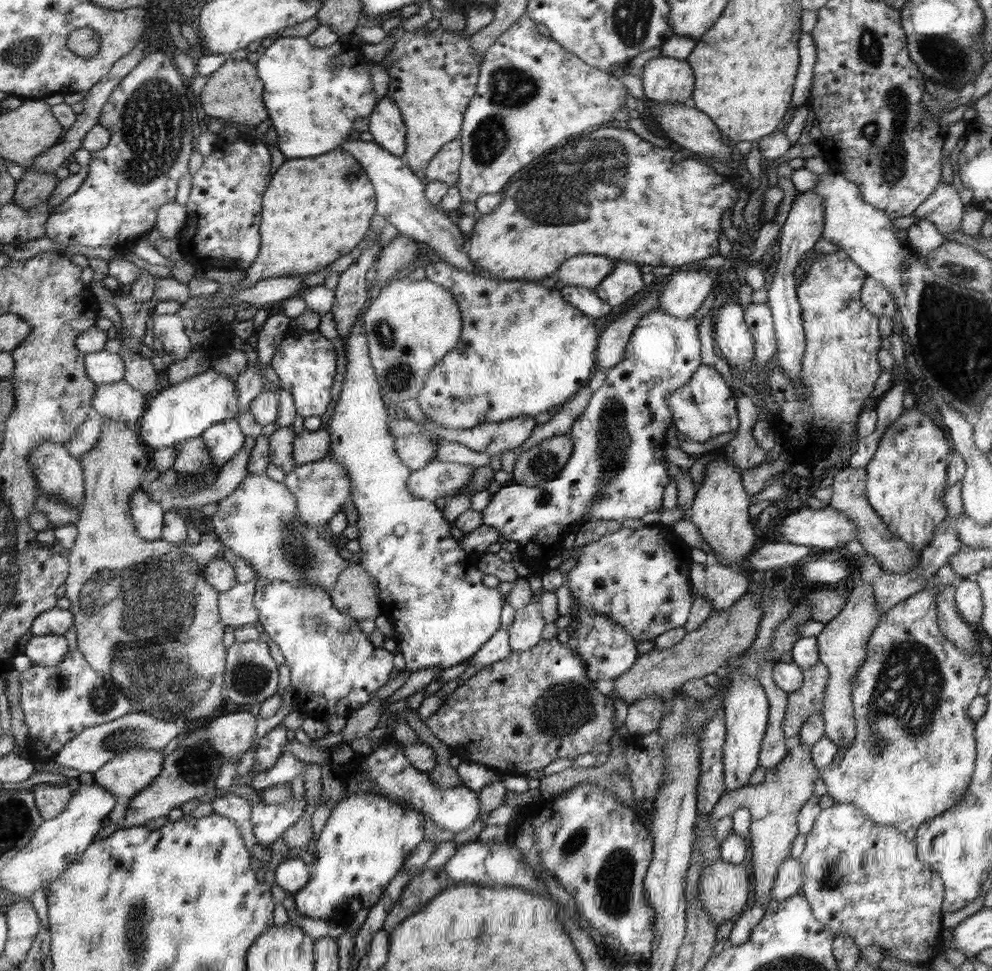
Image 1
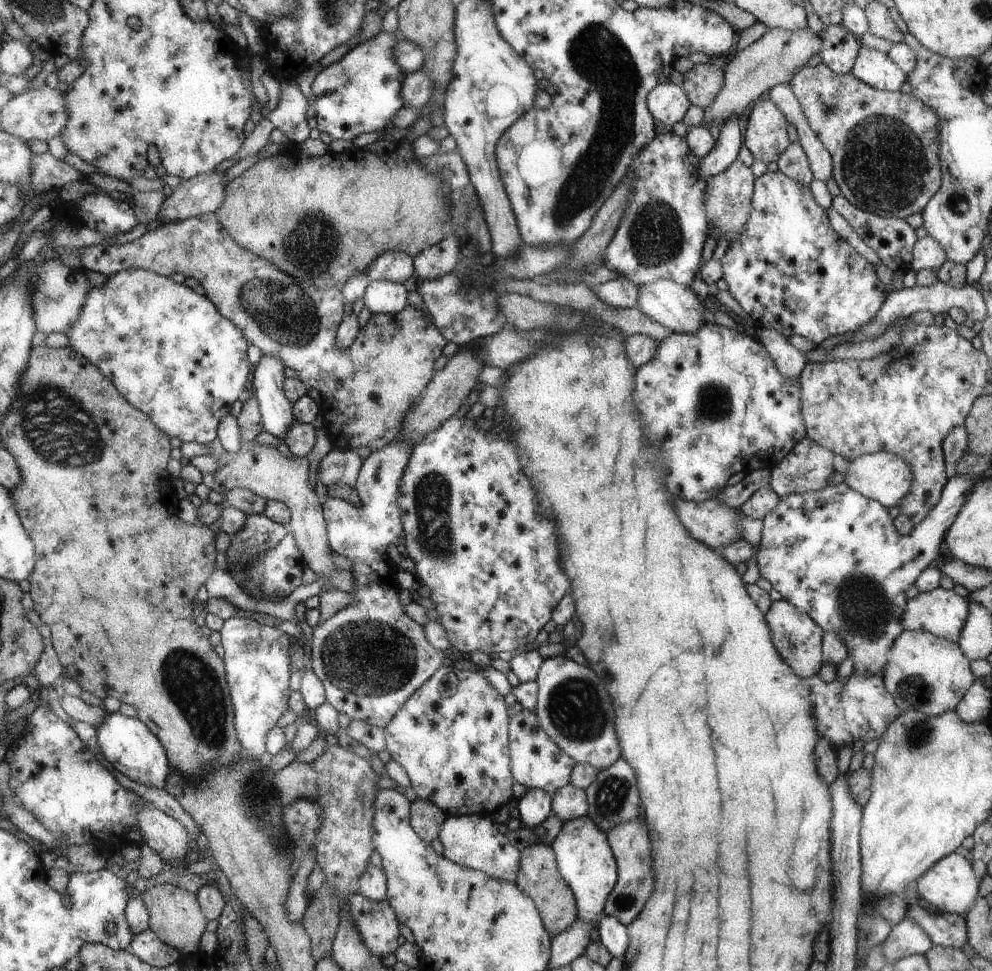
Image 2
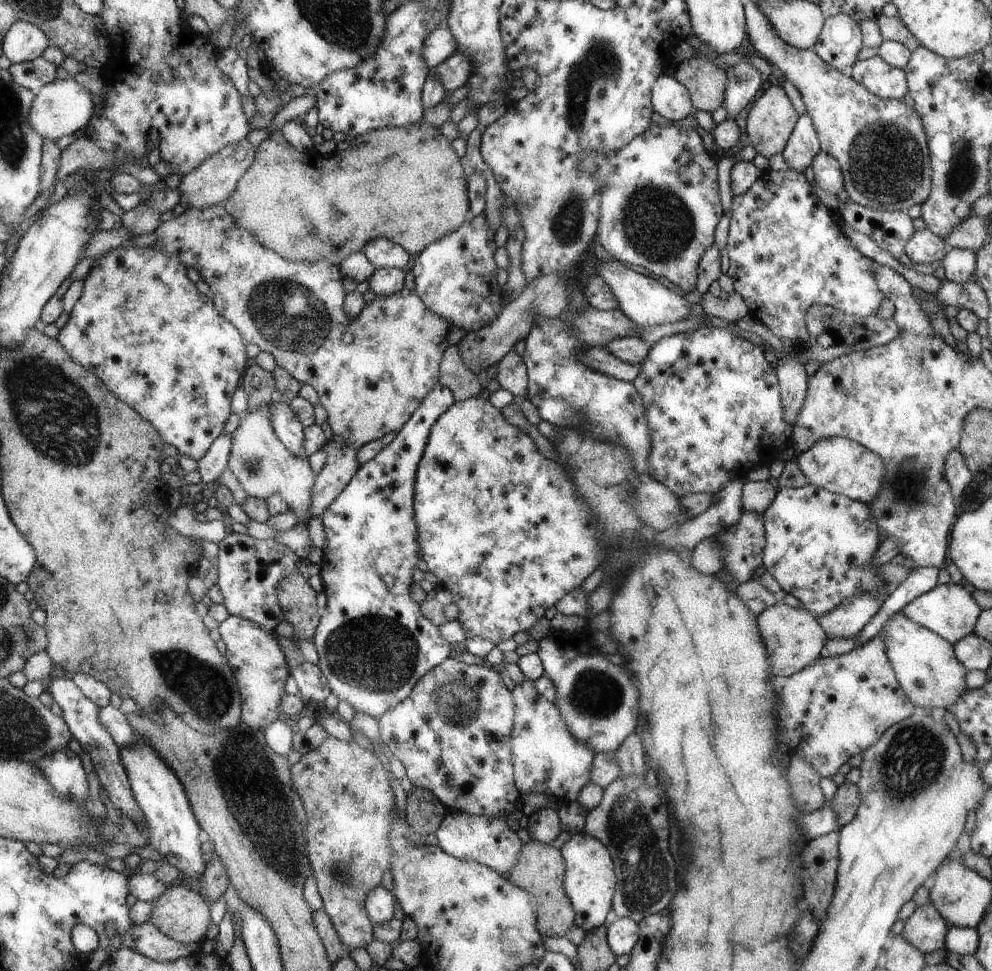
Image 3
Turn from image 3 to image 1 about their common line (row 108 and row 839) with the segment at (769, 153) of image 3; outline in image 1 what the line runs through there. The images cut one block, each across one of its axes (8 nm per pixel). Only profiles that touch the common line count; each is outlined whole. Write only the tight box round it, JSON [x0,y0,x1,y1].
[710,745,818,908]

